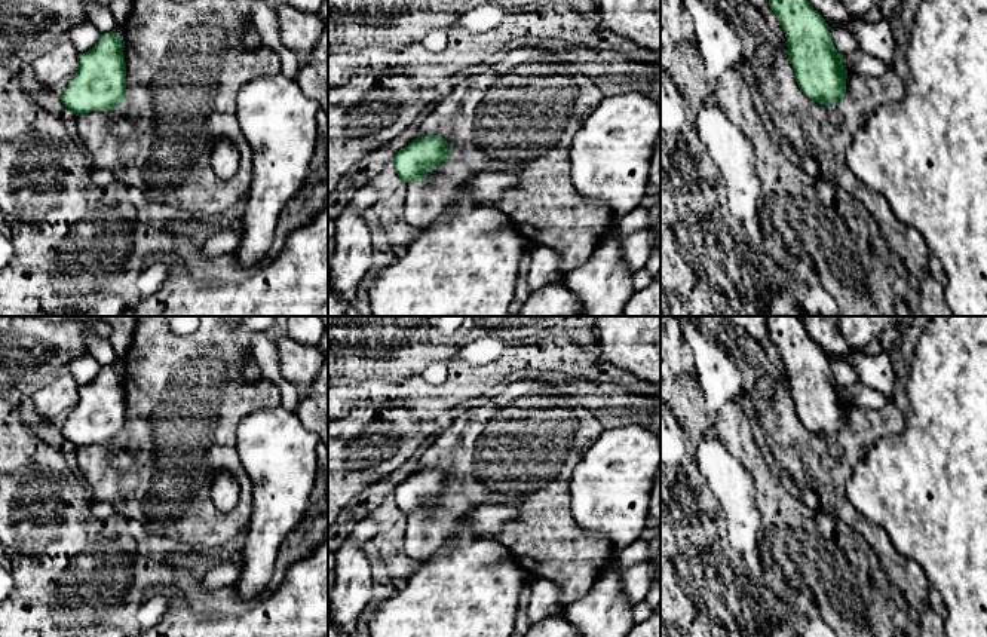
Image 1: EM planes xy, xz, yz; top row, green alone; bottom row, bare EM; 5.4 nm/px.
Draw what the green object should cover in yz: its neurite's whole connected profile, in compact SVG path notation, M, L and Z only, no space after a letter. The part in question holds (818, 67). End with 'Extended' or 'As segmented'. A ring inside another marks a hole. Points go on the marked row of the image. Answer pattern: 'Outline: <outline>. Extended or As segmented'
Outline: M769 0L769 6L785 33L800 91L818 104L834 105L846 94L847 70L828 24L807 0Z. As segmented

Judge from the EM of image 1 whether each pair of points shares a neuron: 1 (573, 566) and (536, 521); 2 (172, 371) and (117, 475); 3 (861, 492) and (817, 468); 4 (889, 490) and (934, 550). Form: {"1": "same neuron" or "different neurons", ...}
{"1": "same neuron", "2": "same neuron", "3": "different neurons", "4": "same neuron"}

